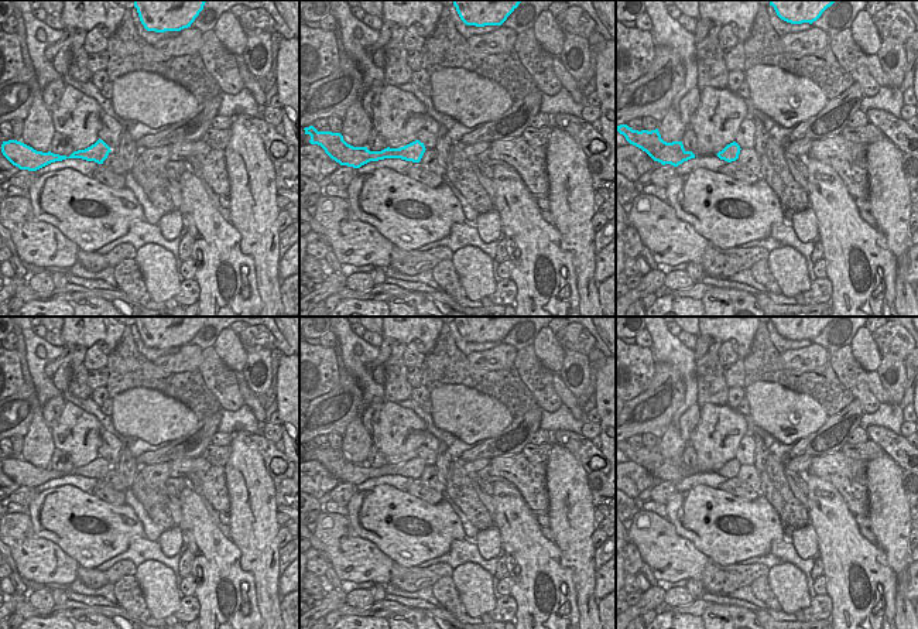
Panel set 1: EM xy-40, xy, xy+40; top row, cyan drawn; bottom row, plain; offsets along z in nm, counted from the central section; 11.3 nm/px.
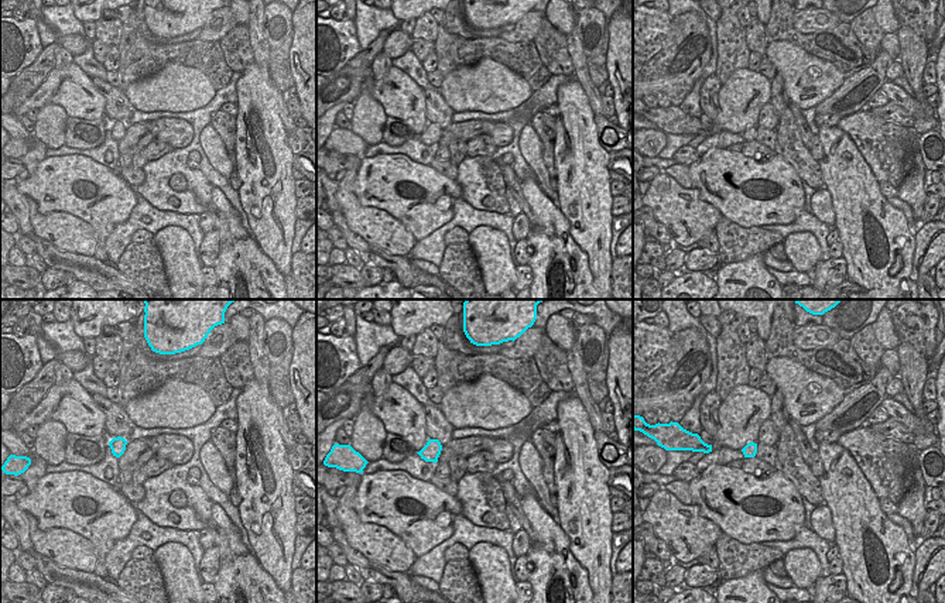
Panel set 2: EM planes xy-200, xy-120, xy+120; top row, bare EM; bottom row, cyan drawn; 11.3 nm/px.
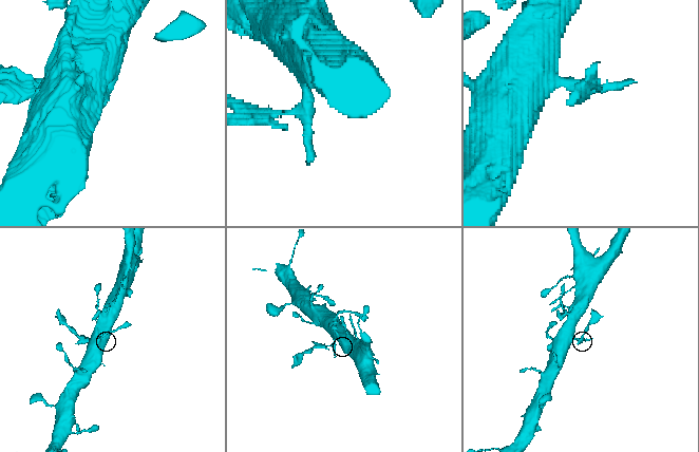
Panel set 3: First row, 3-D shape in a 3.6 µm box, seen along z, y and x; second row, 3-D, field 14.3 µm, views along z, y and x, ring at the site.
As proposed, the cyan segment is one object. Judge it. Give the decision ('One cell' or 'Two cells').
Two cells.

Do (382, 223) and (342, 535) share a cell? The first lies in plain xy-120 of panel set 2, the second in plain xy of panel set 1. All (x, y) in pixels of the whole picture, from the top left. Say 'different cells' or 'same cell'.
same cell

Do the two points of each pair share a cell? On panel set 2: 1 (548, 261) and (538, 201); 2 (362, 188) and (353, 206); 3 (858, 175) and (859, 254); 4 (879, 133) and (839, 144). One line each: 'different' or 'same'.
1: same
2: different
3: same
4: different

